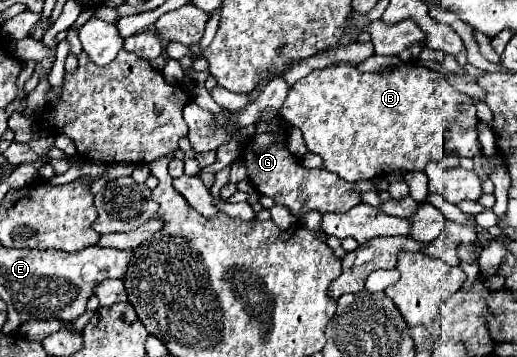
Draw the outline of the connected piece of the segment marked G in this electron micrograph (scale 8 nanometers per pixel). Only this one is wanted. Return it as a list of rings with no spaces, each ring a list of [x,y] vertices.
[[[281,109],[265,111],[261,113],[259,121],[255,123],[257,131],[251,137],[251,141],[245,145],[241,153],[241,161],[247,167],[247,177],[255,185],[255,189],[261,195],[277,199],[277,205],[283,205],[291,211],[295,217],[303,217],[309,211],[319,213],[347,213],[355,205],[363,203],[361,193],[355,193],[355,183],[341,181],[335,173],[329,173],[327,169],[307,169],[301,165],[301,159],[289,153],[287,149],[287,123],[281,115]]]

